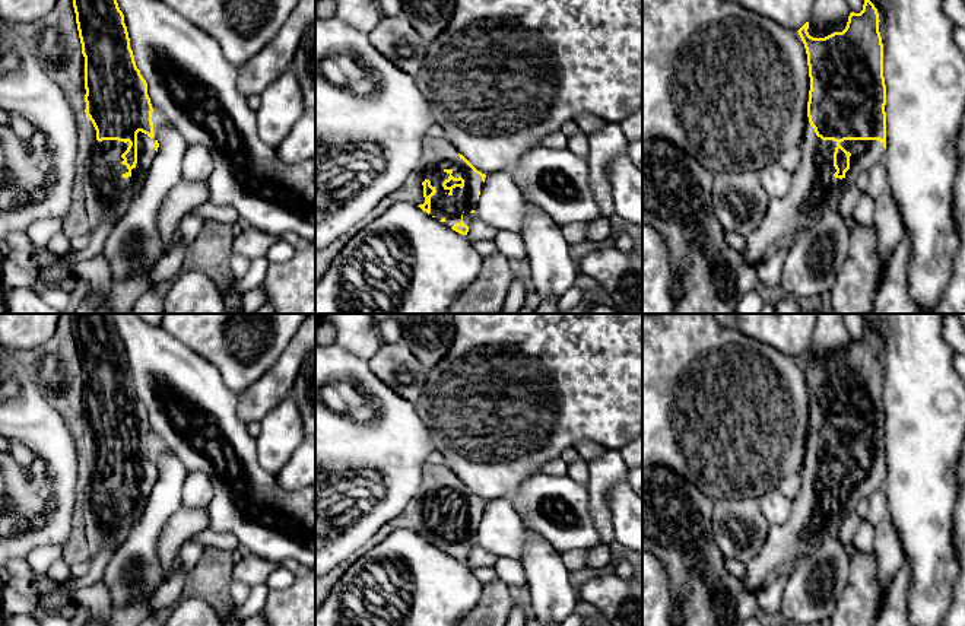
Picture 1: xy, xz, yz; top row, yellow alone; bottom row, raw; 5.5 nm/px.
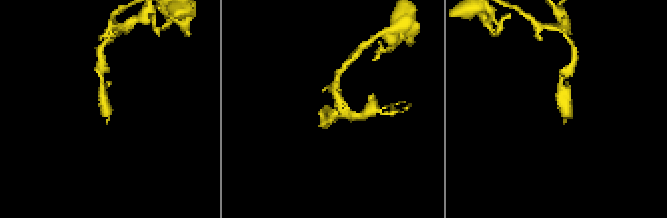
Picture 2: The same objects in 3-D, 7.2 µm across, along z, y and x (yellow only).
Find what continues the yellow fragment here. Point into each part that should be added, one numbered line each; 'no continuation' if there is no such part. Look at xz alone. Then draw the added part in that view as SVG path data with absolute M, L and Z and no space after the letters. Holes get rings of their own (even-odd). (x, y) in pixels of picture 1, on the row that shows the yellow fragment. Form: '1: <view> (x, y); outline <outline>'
1: xz (438, 153); outline M426 136L422 142L422 155L419 166L406 178L403 185L391 193L388 197L397 201L410 201L416 206L425 203L423 185L425 179L431 181L431 185L437 193L431 197L431 216L437 220L445 219L442 223L453 228L455 223L470 225L476 217L474 210L477 204L477 193L483 187L482 177L474 172L460 156L457 149L444 137ZM451 169L453 177L461 177L464 187L455 187L450 190L442 187L442 182L448 179Z

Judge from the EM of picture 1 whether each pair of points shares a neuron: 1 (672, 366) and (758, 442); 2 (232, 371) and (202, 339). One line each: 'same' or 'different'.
1: same
2: same

